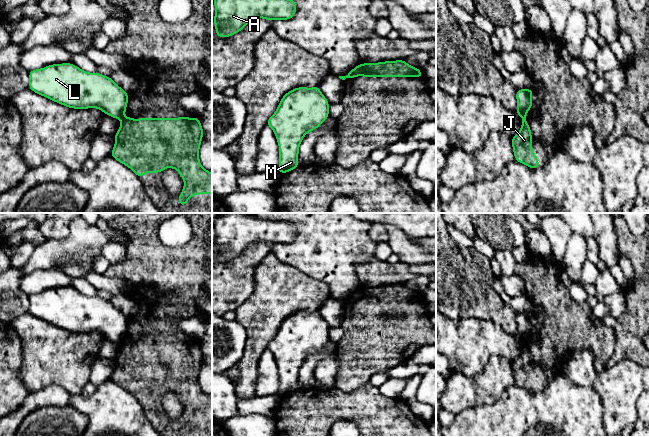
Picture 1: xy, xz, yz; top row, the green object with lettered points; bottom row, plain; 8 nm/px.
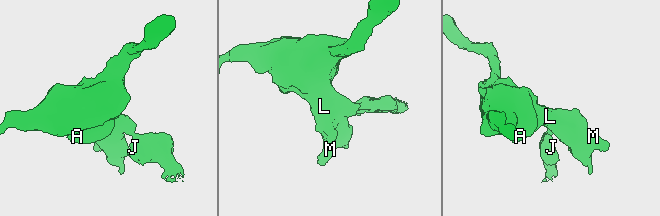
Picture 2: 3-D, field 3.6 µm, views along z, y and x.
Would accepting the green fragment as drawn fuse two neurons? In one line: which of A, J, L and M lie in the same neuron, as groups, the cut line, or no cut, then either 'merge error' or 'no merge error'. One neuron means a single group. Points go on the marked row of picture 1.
A L M / J; cut in yz along (522, 117), (524, 118); merge error

